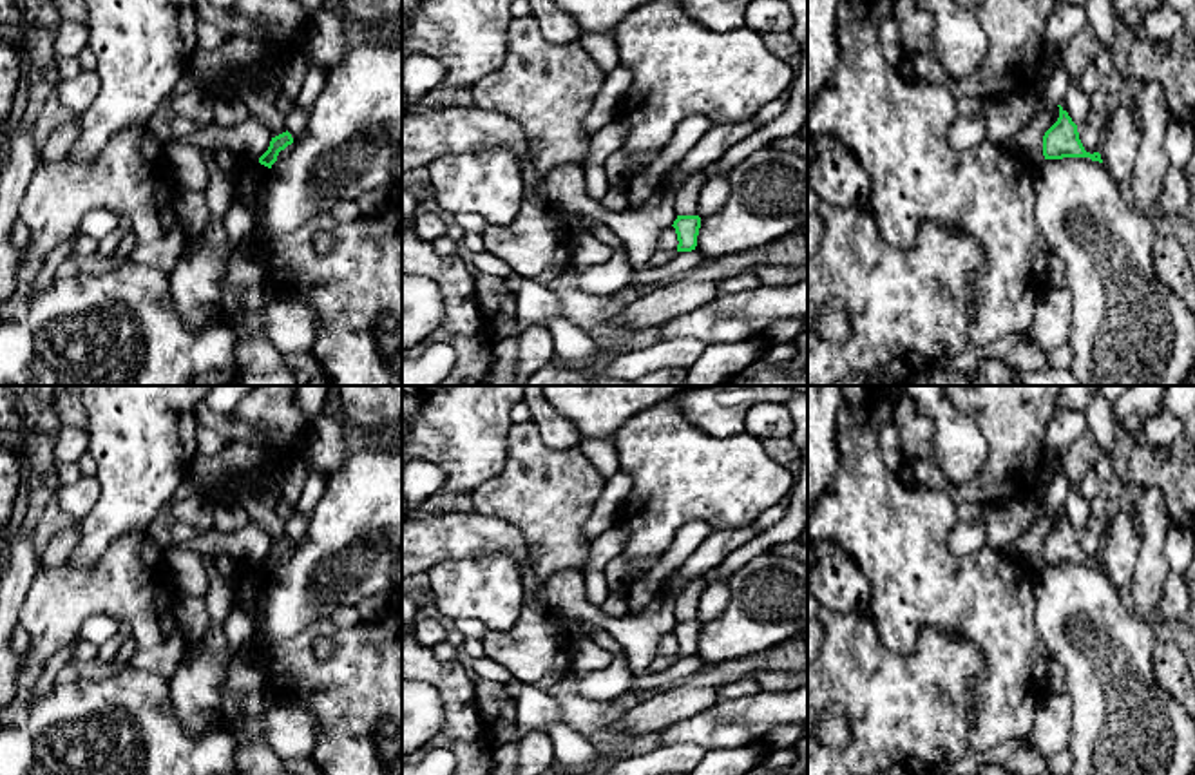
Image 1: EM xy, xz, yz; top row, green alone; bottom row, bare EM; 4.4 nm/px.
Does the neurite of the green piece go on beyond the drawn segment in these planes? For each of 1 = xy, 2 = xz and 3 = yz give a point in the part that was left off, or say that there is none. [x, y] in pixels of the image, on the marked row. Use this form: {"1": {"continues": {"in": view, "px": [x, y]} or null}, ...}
{"1": {"continues": null}, "2": {"continues": null}, "3": {"continues": null}}

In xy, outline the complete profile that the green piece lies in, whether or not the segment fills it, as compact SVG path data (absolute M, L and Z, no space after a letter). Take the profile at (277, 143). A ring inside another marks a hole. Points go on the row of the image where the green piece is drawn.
M288 130L272 138L268 150L259 158L259 163L272 168L272 165L277 161L279 152L292 143L293 143L293 138Z

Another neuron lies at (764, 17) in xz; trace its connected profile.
M751 0L744 11L744 25L760 36L791 33L793 24L793 13L786 0Z

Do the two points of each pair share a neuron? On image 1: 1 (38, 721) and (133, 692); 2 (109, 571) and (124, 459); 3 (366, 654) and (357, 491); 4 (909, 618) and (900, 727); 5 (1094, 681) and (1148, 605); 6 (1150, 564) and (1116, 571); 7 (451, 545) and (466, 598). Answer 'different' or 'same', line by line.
1: same
2: different
3: different
4: different
5: different
6: different
7: different

